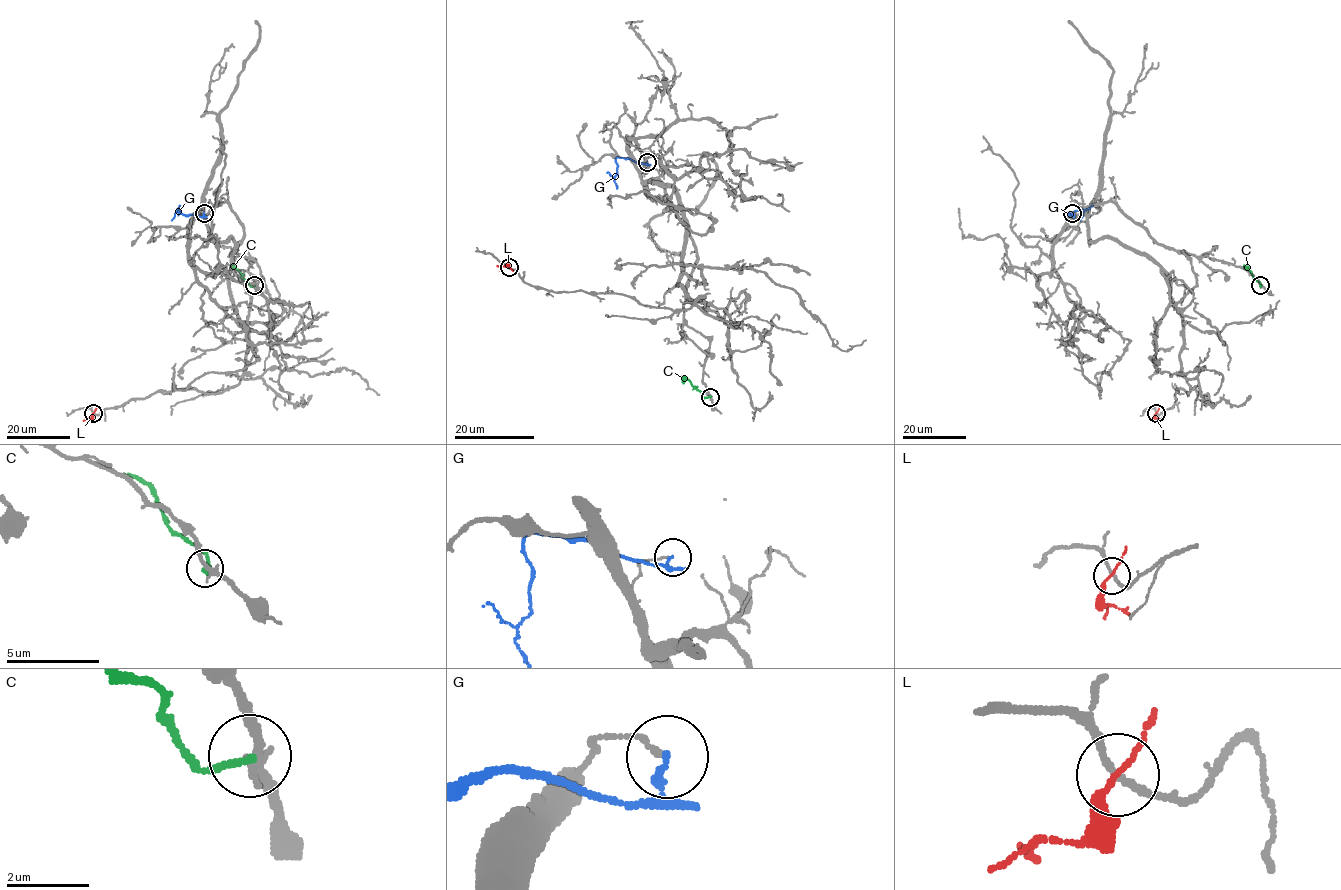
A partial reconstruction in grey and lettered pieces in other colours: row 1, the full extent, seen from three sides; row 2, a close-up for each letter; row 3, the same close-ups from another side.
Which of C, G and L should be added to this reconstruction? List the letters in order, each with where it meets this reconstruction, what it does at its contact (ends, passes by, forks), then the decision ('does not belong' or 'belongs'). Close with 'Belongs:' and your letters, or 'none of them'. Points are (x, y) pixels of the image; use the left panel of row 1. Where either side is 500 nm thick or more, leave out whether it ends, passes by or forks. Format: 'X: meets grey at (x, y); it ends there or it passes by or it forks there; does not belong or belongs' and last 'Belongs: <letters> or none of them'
C: meets grey at (254, 285); it ends there; does not belong
G: meets grey at (204, 213); it ends there; does not belong
L: meets grey at (93, 413); it passes by; does not belong
Belongs: none of them

